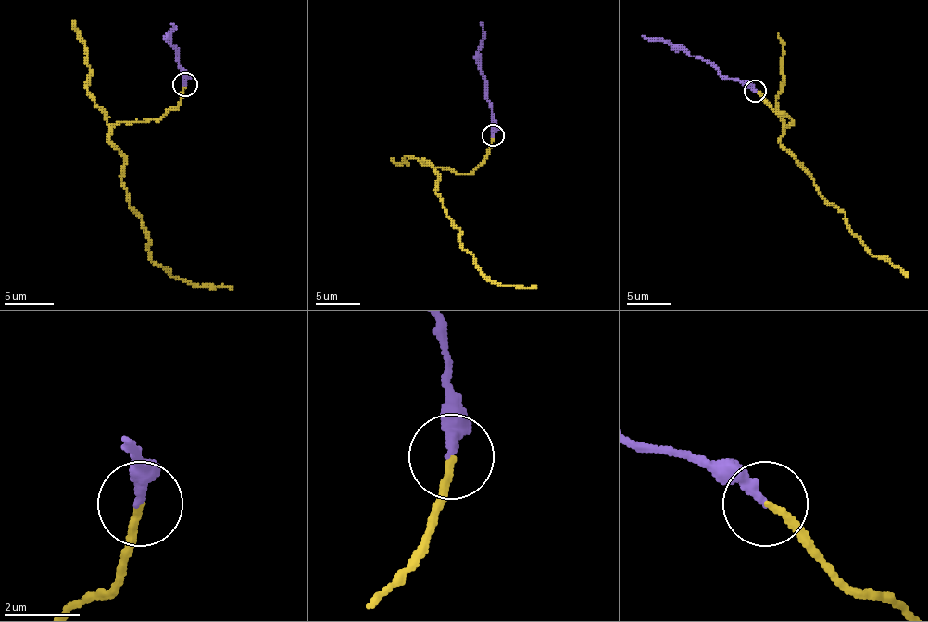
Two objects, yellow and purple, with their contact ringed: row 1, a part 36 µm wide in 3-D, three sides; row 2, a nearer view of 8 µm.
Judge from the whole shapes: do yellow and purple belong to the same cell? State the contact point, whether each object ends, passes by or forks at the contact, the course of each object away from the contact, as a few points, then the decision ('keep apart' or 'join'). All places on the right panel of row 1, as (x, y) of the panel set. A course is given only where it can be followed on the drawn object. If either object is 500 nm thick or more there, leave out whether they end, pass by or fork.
at (755, 91); yellow ends there; purple ends there; yellow runs (756, 92), (794, 123), (787, 125), (781, 143), (827, 201), (845, 214), (852, 232), (865, 248), (905, 277); purple runs (756, 92), (724, 78), (708, 62), (682, 49), (673, 49), (662, 40), (642, 36); join

